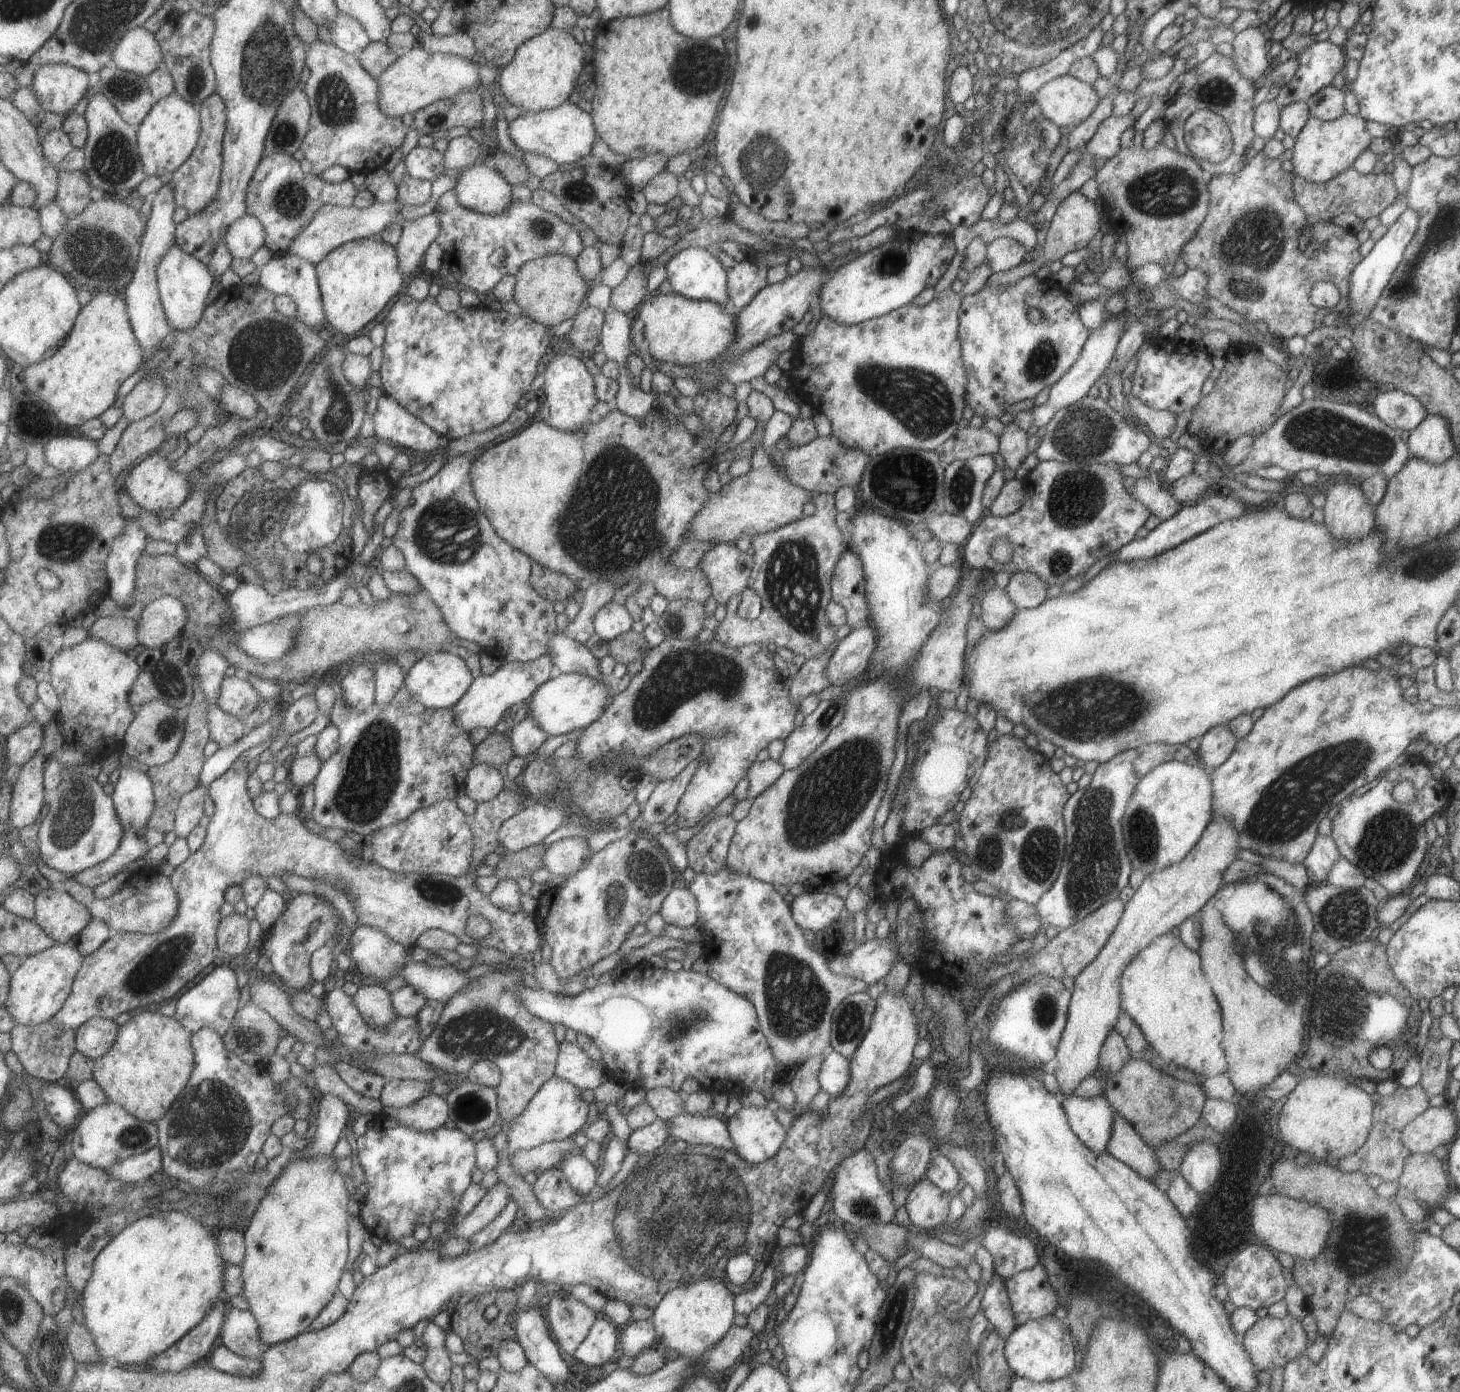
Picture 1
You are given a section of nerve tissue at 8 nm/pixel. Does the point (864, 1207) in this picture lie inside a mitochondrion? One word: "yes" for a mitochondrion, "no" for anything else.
yes

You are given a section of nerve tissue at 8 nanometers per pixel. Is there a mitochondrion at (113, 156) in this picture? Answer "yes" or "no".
yes

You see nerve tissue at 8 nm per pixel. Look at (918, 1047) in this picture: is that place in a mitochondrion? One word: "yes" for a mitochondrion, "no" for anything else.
no

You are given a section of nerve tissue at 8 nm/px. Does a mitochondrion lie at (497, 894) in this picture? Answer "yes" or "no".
no

